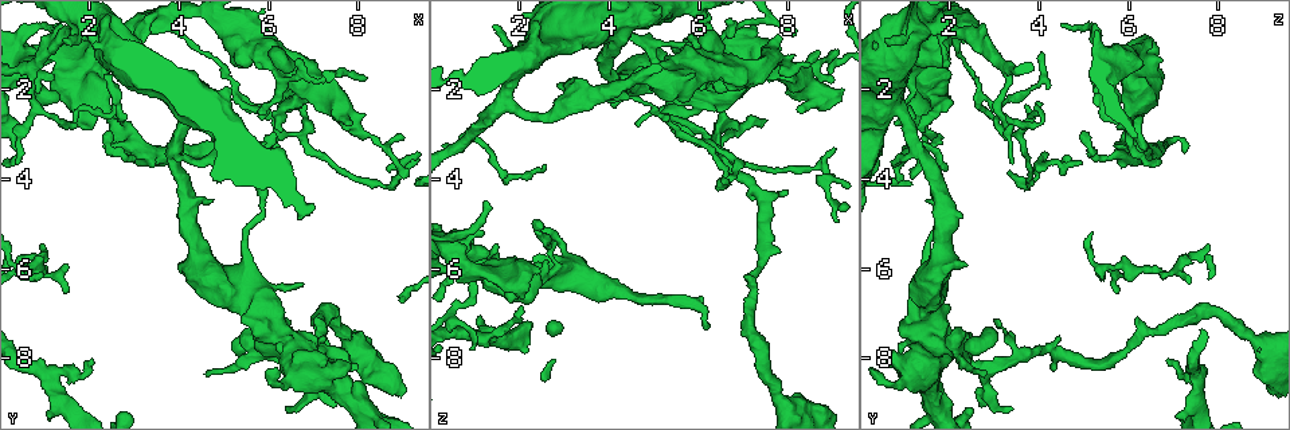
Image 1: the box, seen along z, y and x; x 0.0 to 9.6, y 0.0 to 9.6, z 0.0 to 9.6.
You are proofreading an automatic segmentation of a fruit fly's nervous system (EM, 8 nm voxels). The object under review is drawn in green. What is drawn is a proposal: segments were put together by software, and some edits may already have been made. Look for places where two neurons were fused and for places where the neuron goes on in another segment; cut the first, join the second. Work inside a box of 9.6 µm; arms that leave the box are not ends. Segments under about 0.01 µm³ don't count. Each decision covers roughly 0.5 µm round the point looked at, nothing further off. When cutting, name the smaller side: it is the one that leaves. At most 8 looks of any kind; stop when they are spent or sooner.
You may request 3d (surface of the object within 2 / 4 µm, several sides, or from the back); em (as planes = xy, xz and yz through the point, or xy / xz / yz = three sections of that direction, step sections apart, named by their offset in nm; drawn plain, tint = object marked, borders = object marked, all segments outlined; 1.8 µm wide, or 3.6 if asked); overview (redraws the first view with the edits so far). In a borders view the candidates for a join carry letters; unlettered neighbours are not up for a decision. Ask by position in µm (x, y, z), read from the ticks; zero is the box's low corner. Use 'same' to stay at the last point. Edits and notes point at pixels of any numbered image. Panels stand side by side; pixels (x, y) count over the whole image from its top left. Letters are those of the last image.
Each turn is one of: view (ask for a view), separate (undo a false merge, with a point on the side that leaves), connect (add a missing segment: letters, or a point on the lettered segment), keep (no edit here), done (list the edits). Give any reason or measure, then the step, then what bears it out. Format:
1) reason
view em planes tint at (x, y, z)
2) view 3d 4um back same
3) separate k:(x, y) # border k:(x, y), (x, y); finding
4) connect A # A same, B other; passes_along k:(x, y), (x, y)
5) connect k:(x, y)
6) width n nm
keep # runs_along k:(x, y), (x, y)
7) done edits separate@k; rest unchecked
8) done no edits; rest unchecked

sudden change in width
view 3d 4um at (4.25, 2.40, 0.85)

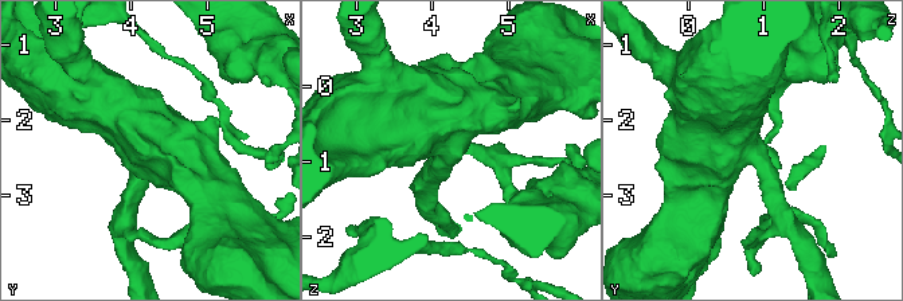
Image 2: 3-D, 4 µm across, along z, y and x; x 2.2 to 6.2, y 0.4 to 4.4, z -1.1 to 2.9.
now the EM
view em 3.6um xz step 4 tint at (4.15, 2.40, 0.75)

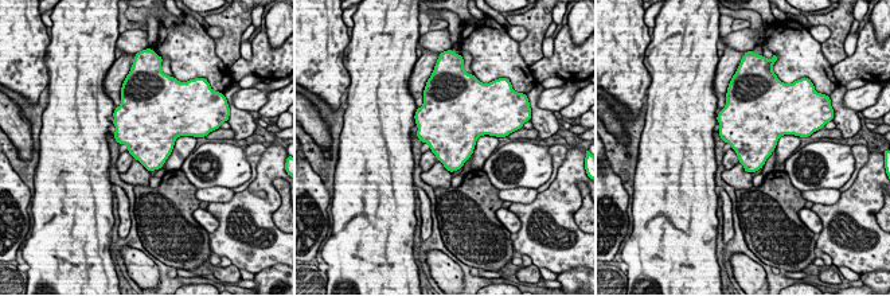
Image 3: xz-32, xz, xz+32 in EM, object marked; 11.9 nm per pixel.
another direction
view em 3.6um planes borders same

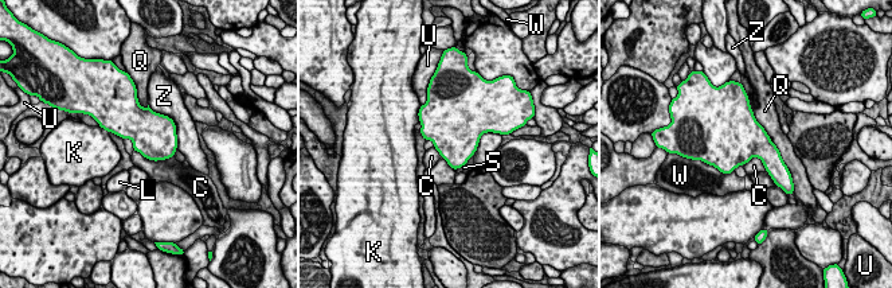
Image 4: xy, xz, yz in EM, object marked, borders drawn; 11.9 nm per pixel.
width 550 nm
keep # C other, K other, L other, Q other, S other, U other, W other, Z other; continuous, no second neuron

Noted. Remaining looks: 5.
thick turns thin
view em yz step 4 borders at (8.05, 7.90, 9.05)

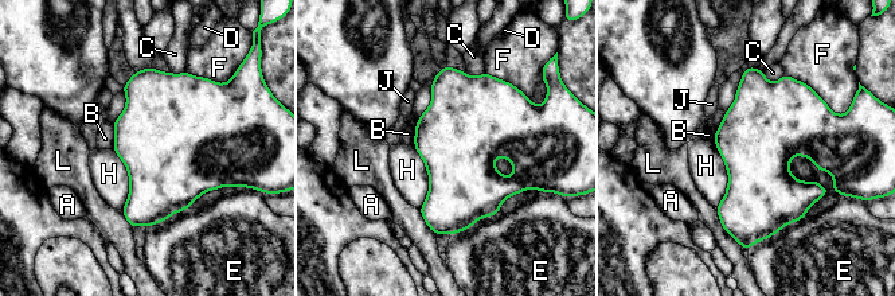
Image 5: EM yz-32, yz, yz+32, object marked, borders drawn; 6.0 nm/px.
keep # A other, B other, C other, D other, E other, F other, H other, J other, L other; border 5:(712, 140), (727, 176), (716, 206); continuous, no second neuron

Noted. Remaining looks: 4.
view 3d 4um at (2.10, 8.05, 6.90)

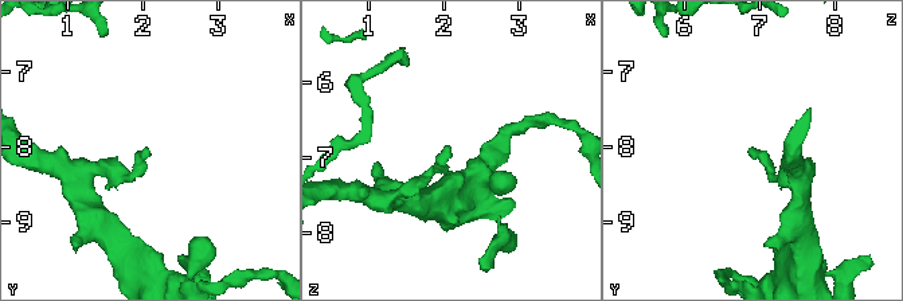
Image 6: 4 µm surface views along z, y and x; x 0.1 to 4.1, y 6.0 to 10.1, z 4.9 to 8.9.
view em 3.6um planes borders at (2.05, 8.05, 6.80)

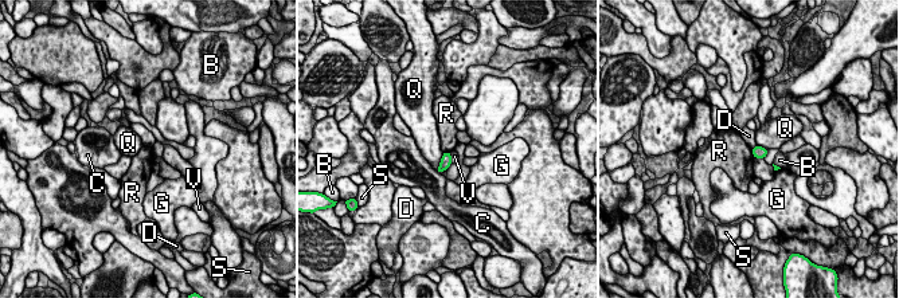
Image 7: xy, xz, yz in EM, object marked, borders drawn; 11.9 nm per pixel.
keep # B other, C other, D other, G other, Q other, R other, S other, V other; no lettered segment goes on from it

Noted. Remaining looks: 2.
done no edits; rest unchecked

